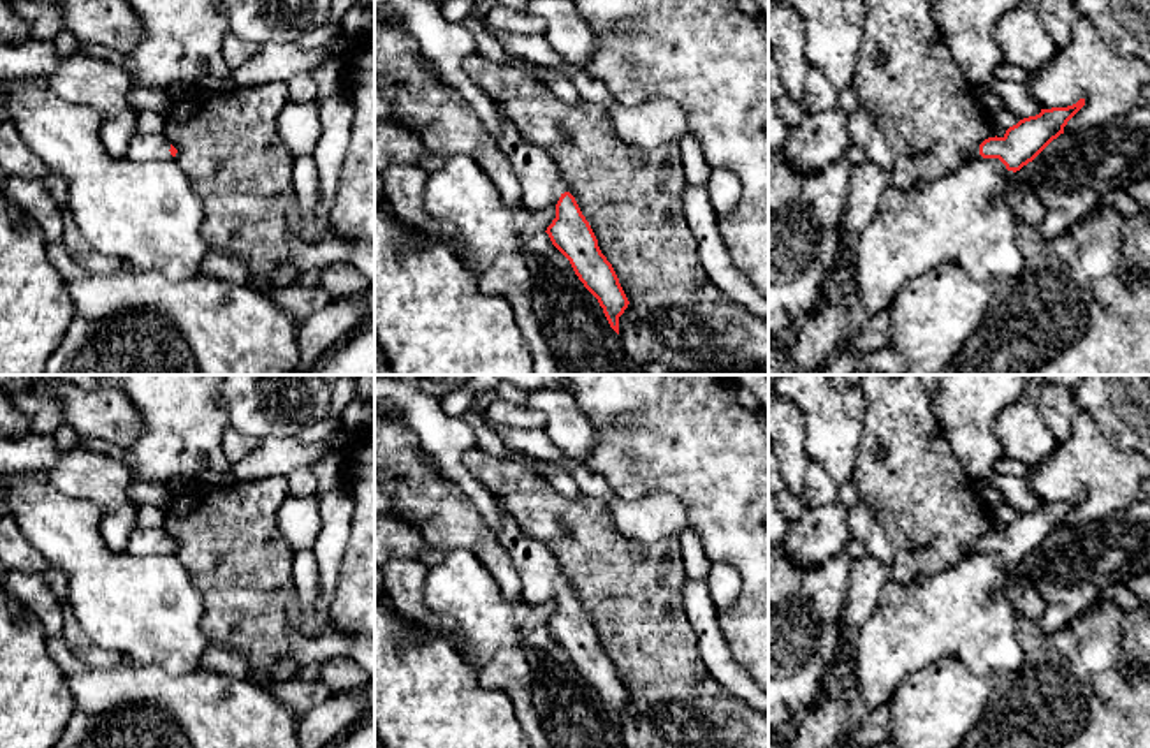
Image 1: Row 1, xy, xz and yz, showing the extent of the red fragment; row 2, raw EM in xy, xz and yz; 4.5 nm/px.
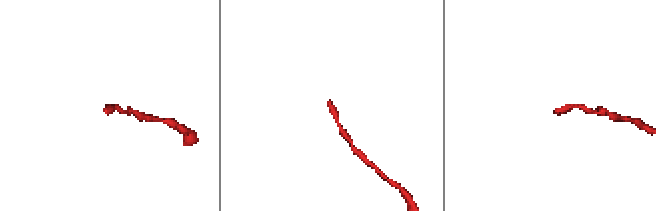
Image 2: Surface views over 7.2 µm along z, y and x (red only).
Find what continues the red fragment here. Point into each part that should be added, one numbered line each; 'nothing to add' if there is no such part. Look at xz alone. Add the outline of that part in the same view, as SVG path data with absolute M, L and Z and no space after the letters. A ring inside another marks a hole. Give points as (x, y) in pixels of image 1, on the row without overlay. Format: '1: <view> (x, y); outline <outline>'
1: xz (540, 578); outline M498 498L496 505L501 519L492 532L520 576L520 598L533 605L556 604L566 586L556 556L543 542L529 539Z

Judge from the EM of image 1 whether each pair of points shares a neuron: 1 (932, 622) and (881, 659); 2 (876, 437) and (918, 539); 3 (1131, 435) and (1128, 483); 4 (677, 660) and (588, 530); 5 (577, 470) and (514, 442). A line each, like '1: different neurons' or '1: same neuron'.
1: same neuron
2: same neuron
3: different neurons
4: same neuron
5: same neuron

